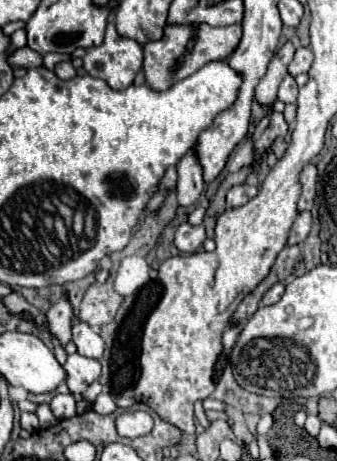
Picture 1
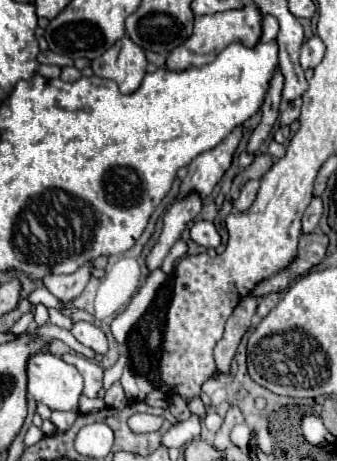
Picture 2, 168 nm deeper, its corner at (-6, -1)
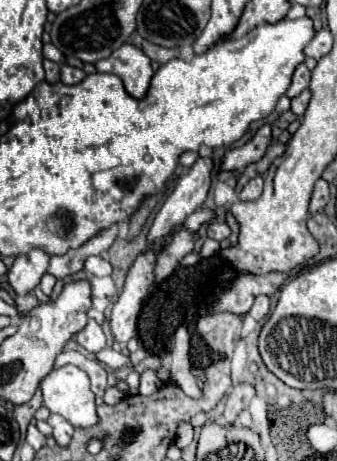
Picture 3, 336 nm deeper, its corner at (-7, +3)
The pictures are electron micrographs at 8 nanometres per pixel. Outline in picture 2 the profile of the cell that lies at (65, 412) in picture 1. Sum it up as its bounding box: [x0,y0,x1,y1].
[51,411,79,431]

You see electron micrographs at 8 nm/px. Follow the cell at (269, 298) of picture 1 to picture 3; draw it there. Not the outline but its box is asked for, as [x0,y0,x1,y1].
[250,295,270,321]

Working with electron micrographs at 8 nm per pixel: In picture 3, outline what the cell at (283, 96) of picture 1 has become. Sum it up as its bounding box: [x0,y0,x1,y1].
[286,63,310,99]

